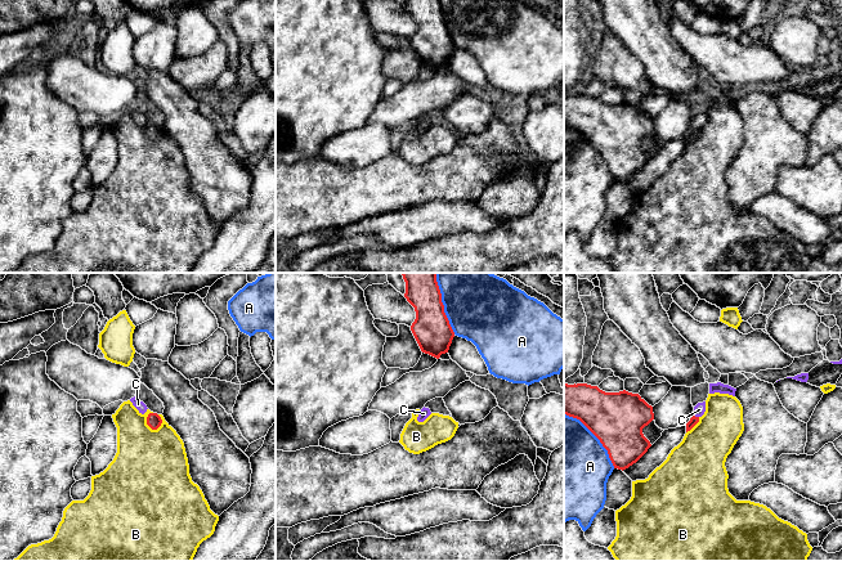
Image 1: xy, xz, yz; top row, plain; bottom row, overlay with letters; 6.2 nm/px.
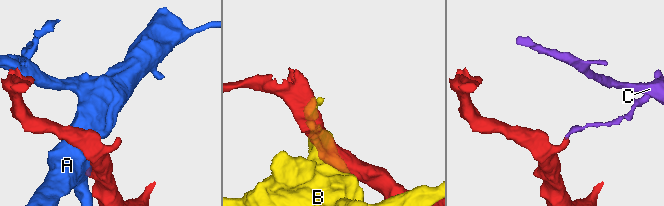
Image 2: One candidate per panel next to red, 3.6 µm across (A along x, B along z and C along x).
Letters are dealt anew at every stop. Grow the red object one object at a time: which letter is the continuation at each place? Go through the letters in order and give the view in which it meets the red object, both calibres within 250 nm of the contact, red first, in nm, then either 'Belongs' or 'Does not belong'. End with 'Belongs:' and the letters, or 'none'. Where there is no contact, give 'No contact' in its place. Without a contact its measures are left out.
A: Touches red in yz. Thickness 340 nm (red) against 500 nm. Does not belong
B: Touches red in xy. Thickness 90 nm (red) against 420 nm. Does not belong
C: Touches red in yz. Thickness 50 nm (red) against 70 nm. Does not belong
Belongs: none

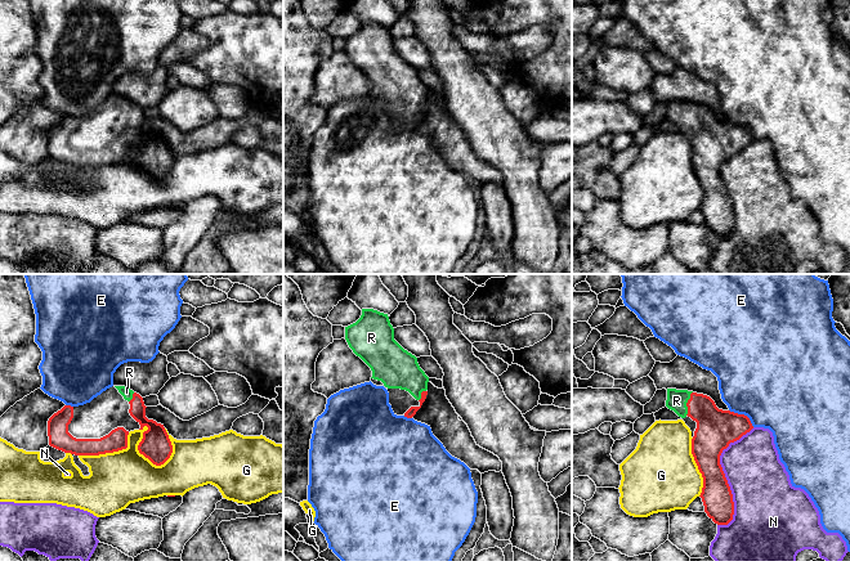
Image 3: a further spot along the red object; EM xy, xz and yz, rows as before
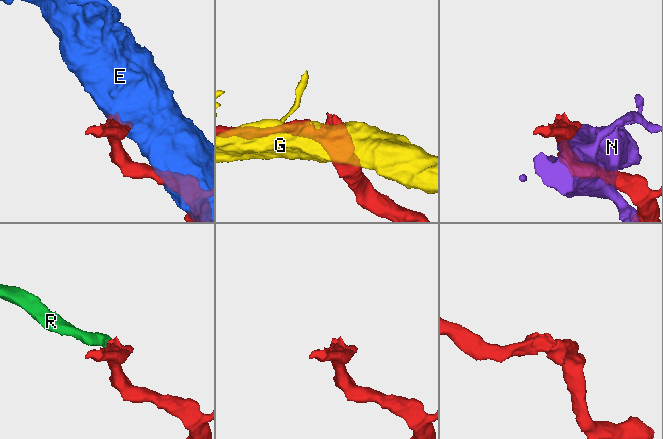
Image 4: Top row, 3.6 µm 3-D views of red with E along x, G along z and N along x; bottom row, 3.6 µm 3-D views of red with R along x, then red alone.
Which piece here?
E: Touches red in yz. Thickness 240 nm (red) against 500 nm. Does not belong
G: Touches red in xy. Thickness 190 nm (red) against 340 nm. Does not belong
N: Touches red in yz. Thickness 220 nm (red) against 380 nm. Does not belong
R: Touches red in yz. Thickness 240 nm (red) against 130 nm. Belongs
Belongs: R

